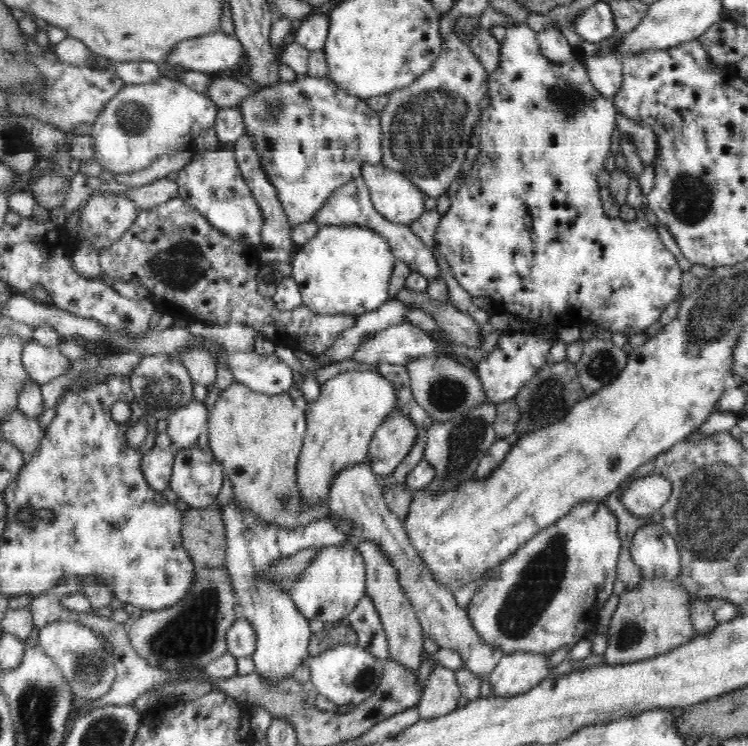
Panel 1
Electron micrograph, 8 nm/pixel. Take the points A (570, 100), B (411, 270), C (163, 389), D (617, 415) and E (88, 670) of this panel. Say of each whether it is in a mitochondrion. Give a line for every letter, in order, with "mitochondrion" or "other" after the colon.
A: mitochondrion
B: other
C: mitochondrion
D: other
E: mitochondrion

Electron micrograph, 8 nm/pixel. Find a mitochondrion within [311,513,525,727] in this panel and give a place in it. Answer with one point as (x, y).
(365, 679)

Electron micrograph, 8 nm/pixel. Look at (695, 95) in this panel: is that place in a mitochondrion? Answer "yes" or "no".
no

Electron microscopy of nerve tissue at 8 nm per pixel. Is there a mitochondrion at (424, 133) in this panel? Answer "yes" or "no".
yes

